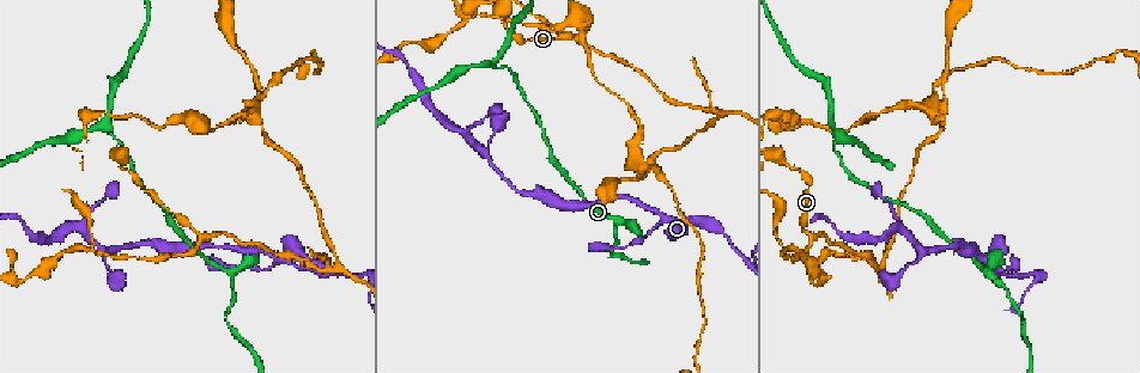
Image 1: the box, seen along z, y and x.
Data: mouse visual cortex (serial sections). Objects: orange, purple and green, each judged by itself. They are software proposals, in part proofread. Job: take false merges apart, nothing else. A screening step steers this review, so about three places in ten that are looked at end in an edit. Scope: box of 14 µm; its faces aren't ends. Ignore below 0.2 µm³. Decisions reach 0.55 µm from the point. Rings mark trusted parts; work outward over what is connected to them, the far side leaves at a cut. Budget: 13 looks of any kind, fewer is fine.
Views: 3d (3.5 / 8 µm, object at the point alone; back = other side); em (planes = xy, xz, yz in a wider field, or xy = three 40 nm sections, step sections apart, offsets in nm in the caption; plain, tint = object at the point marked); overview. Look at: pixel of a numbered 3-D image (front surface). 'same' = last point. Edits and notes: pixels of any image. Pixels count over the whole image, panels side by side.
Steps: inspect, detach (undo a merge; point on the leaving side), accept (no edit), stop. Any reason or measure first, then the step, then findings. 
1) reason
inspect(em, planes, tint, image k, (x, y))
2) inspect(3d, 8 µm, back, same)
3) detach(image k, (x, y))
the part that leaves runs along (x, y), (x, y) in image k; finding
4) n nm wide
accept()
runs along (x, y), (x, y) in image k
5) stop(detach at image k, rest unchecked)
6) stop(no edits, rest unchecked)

three-way junction
inspect(3d, 3.5 µm, image 1, (200, 237))

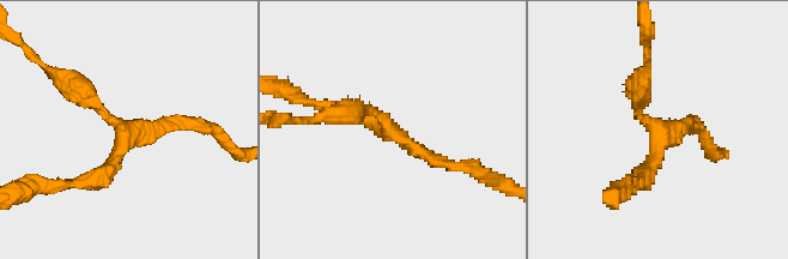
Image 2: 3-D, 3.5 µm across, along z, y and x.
3 arms; arms of 150, 250, 300 nm; shape alone is not enough
inspect(em, xy, step 2, tint, image 2, (127, 129))

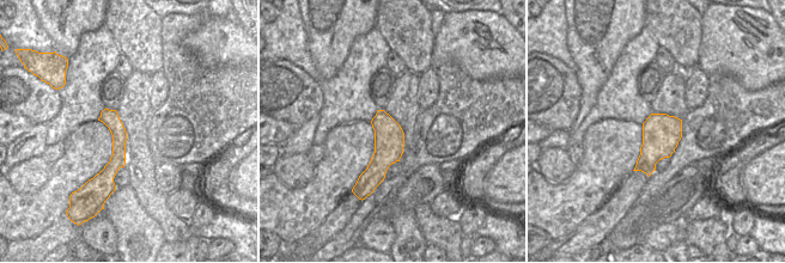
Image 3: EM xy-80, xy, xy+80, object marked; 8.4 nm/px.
inspect(em, planes, tint, same)

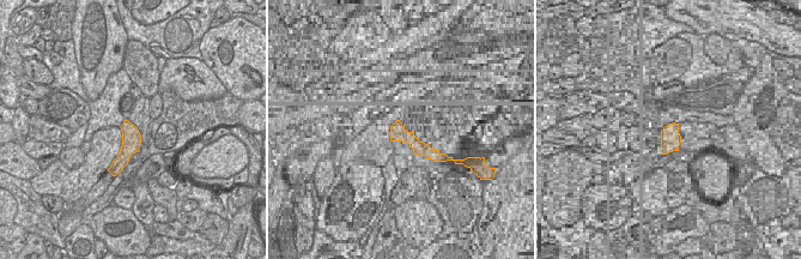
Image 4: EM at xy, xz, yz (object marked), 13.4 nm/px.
accept()
runs along (339, 114), (375, 112), (434, 161), (464, 167) in image 2; one cell here

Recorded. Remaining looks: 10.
side arm on a straight run
inspect(3d, 3.5 µm, image 1, (320, 264))

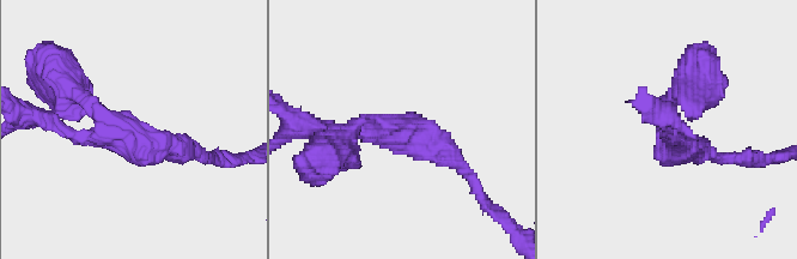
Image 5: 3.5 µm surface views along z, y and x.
inspect(em, xy, step 2, tint, image 5, (393, 131))

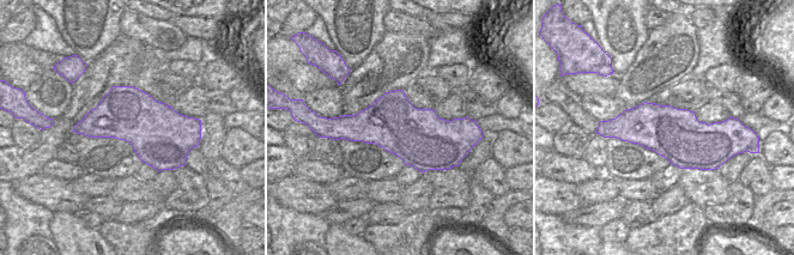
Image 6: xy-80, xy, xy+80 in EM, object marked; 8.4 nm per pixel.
inspect(em, xy, step 3, tint, same)

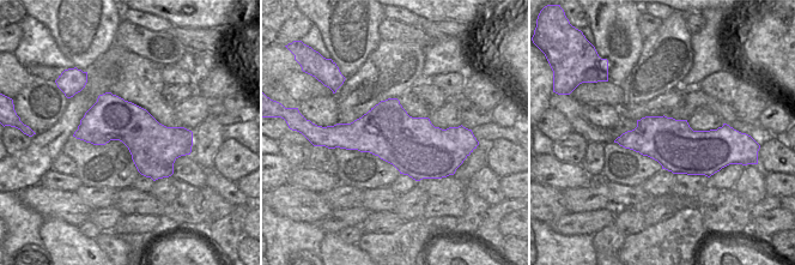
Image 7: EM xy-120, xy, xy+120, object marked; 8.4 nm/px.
480 nm wide
accept()
runs along (72, 91), (138, 148), (186, 151) in image 5; all the same cell

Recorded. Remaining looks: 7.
arms part here
inspect(3d, 3.5 µm, image 1, (340, 266))

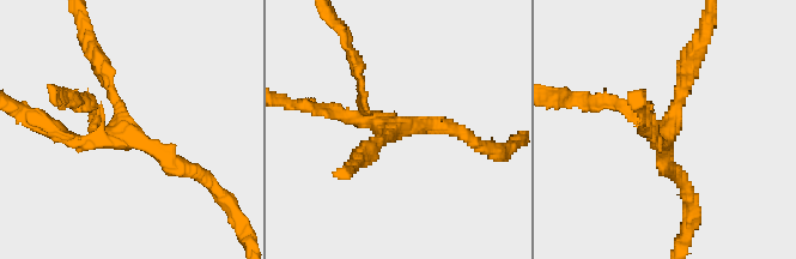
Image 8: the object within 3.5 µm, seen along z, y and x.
accept()
runs along (52, 132), (99, 143), (121, 127), (96, 58) in image 8; continuous, no second cell

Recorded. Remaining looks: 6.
inspect(3d, 8 µm, image 1, (941, 121))

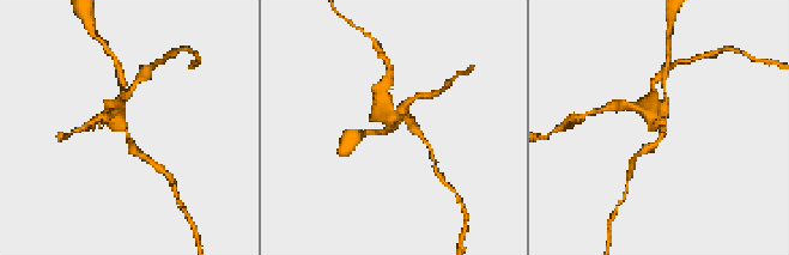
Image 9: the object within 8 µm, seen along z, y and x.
3 arms; arms of 150, 250, 350 nm
inspect(em, xy, step 2, tint, image 9, (662, 127))

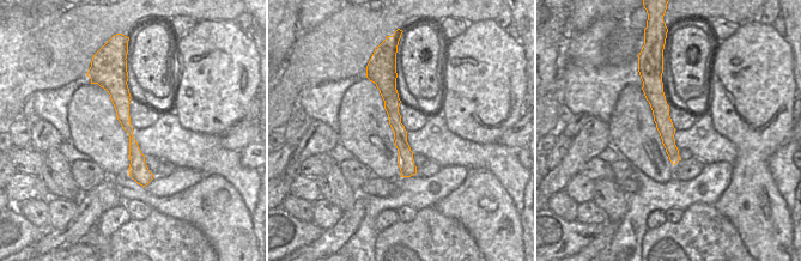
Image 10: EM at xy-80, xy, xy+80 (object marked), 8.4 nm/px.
detach(image 9, (115, 116))
the part that leaves runs along (660, 125), (639, 107), (619, 103) in image 9; two cells meet here

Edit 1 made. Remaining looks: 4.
three arms meet
inspect(3d, 3.5 µm, image 1, (488, 65))

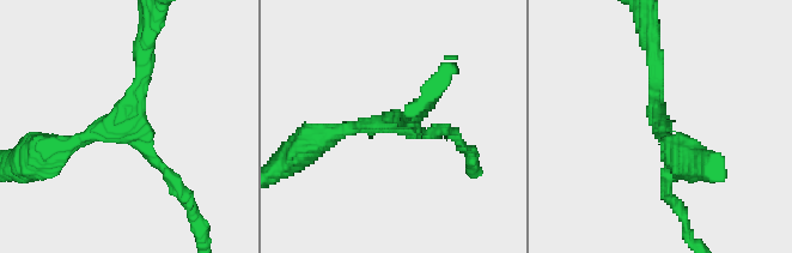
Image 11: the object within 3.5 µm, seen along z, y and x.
now the EM
inspect(em, planes, tint, image 11, (400, 123))

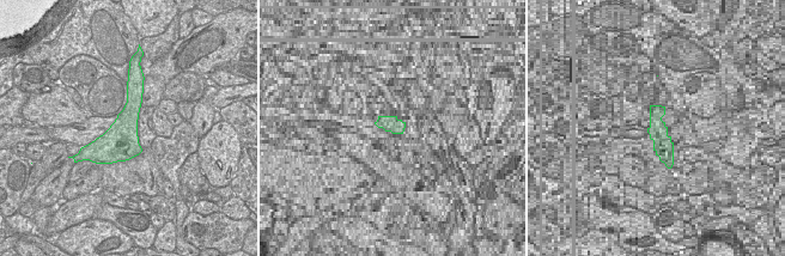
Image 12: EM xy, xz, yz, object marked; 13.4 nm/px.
3 arms
accept()
runs along (181, 188), (134, 126), (60, 148) in image 11; continuous, no second cell

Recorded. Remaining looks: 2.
stop(detach at image 9, rest unchecked)

